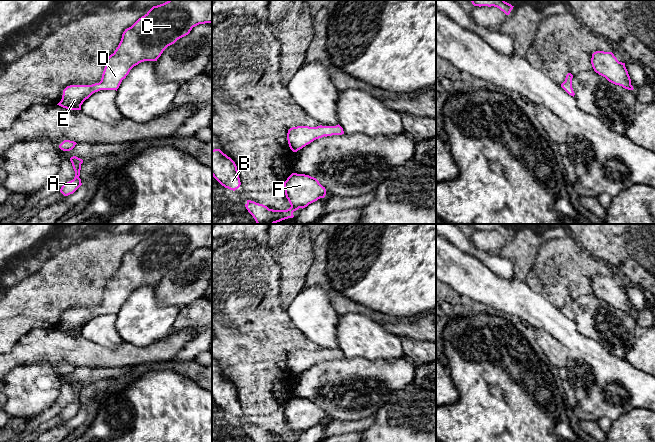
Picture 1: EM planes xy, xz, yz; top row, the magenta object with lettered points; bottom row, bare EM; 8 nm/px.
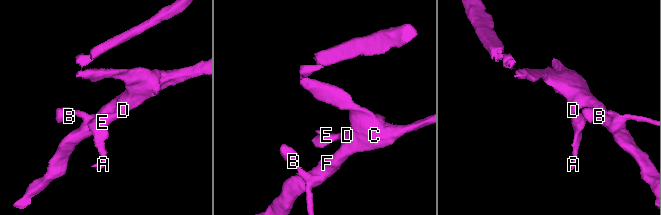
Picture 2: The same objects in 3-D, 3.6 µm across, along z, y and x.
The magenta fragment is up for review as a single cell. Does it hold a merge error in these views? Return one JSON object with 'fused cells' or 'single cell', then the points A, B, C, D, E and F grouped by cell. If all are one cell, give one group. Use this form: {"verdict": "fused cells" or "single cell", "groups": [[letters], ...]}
{"verdict": "single cell", "groups": [["A", "B", "C", "D", "E", "F"]]}

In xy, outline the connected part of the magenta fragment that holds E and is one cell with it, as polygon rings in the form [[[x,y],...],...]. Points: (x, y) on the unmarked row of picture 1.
[[[168,224],[153,230],[131,251],[125,253],[118,271],[106,284],[101,305],[92,309],[67,310],[57,329],[68,334],[81,334],[83,326],[93,317],[100,314],[117,315],[134,290],[144,285],[157,285],[168,270],[188,259],[193,251],[205,247],[212,248],[212,224]]]

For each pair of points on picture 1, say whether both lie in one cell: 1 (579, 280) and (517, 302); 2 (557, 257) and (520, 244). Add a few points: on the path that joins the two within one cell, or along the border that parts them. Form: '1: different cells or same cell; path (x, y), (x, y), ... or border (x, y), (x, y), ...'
1: different cells; border (523, 281), (559, 308)
2: different cells; border (545, 241), (539, 247), (534, 263), (528, 272)

